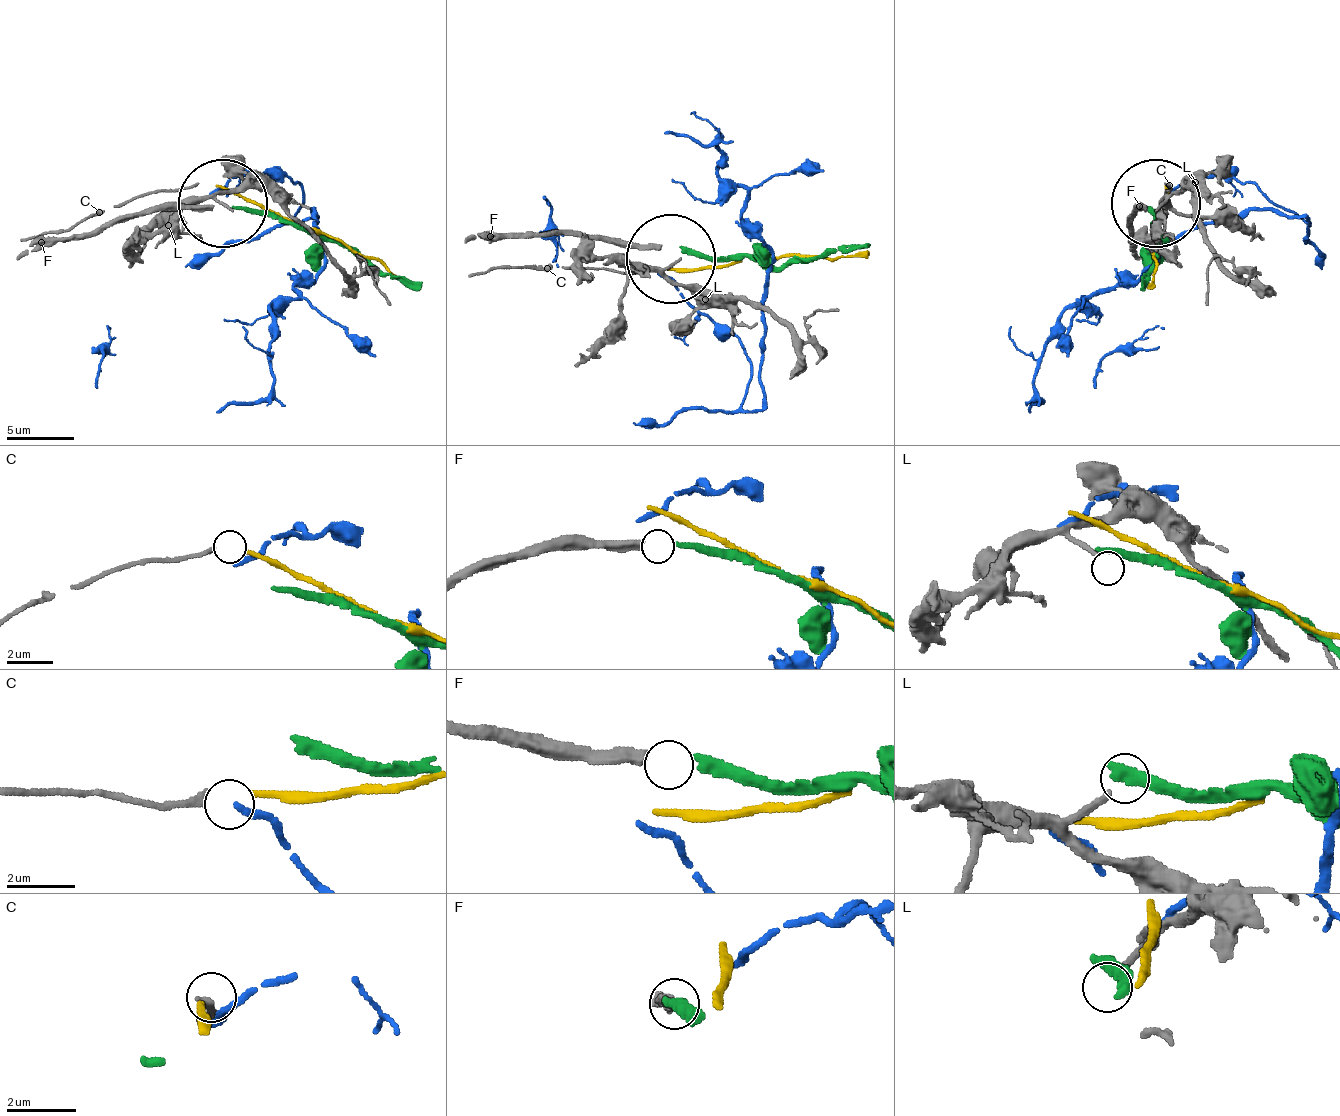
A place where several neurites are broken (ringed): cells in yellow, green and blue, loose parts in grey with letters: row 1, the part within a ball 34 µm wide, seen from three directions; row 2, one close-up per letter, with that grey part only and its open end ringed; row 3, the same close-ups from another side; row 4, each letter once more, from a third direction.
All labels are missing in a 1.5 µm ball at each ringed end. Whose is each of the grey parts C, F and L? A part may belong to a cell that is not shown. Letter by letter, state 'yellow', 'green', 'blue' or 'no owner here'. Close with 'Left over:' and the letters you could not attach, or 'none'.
C: yellow
F: green
L: no owner here
Left over: L

